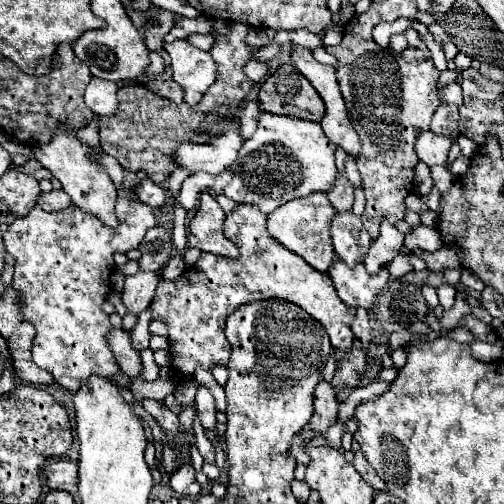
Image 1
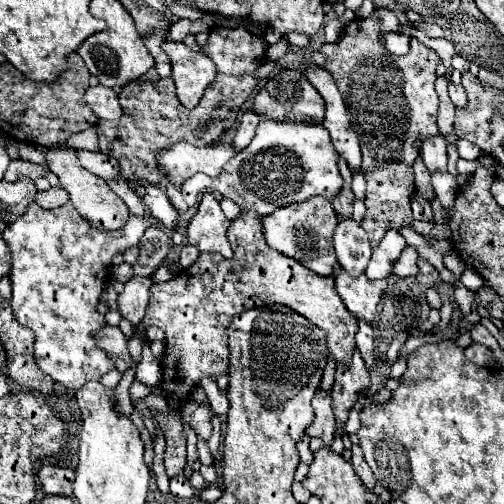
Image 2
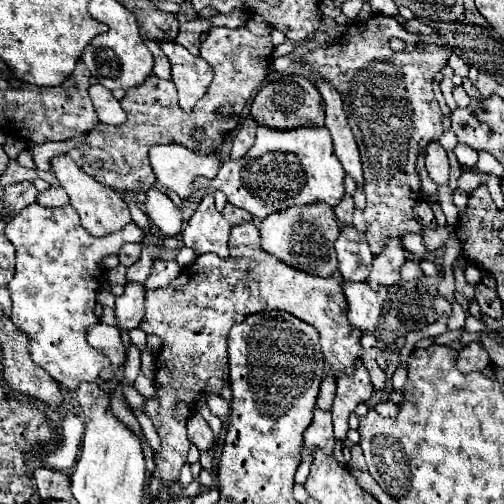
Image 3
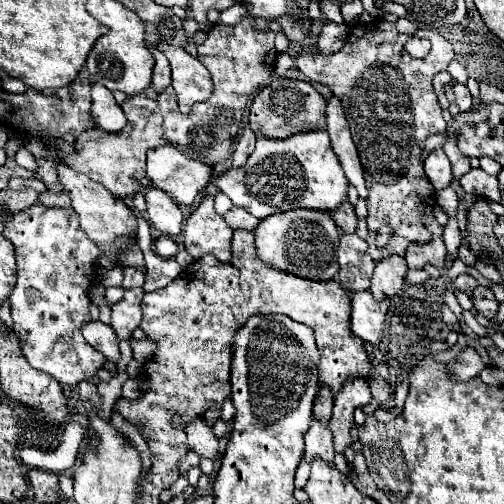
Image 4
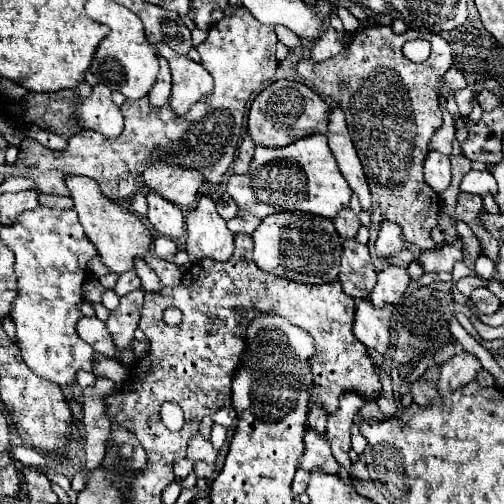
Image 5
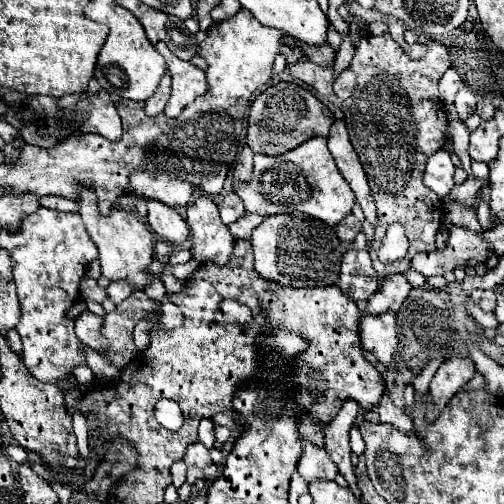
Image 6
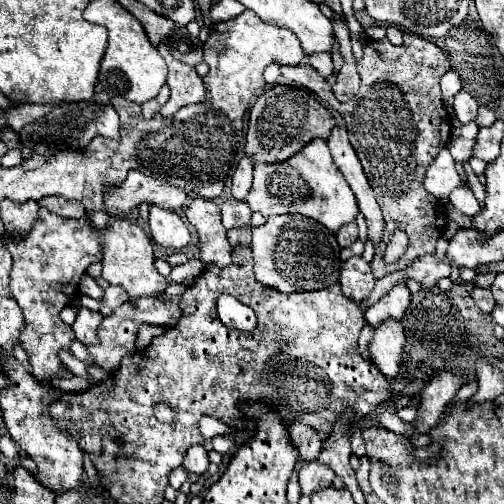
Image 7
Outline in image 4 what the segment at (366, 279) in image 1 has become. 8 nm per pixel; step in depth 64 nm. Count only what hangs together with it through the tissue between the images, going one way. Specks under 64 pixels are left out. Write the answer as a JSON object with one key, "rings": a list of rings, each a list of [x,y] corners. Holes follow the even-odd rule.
{"rings":[[[350,292],[352,300],[352,332],[360,336],[362,340],[378,346],[384,330],[384,320],[386,320],[386,310],[388,310],[388,298],[378,300],[368,292]]]}

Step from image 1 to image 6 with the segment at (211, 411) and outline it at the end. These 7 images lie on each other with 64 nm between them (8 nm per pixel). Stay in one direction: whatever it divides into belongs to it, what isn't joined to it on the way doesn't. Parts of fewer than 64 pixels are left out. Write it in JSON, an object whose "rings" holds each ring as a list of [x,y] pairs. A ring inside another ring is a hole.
{"rings":[[[194,442],[194,444],[188,446],[188,450],[186,450],[186,454],[184,454],[184,462],[186,462],[188,466],[196,464],[196,466],[200,466],[200,468],[210,466],[210,464],[212,464],[210,450],[208,450],[202,442]]]}

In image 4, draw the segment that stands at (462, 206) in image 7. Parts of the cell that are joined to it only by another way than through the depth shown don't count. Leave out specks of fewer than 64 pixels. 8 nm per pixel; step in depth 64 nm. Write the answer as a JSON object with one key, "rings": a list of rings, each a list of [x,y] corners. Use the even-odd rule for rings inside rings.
{"rings":[[[470,170],[460,178],[460,184],[464,192],[474,196],[488,196],[494,202],[500,202],[500,190],[498,190],[498,179],[494,175],[486,174],[484,170]]]}

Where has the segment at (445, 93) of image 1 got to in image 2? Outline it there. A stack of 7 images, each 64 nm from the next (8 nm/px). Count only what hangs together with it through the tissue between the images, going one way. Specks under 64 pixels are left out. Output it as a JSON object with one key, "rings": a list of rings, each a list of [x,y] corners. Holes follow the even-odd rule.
{"rings":[[[450,84],[448,86],[448,94],[450,94],[450,100],[456,104],[456,106],[464,106],[466,104],[466,92],[460,84]]]}

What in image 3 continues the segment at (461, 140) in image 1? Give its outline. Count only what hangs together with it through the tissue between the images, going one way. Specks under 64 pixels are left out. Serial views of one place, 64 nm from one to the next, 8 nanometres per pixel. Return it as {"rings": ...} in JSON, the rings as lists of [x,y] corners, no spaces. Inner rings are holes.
{"rings":[[[458,144],[454,148],[454,154],[456,154],[458,162],[466,164],[466,166],[474,166],[476,160],[478,160],[478,152],[472,146],[468,146],[468,144]]]}

